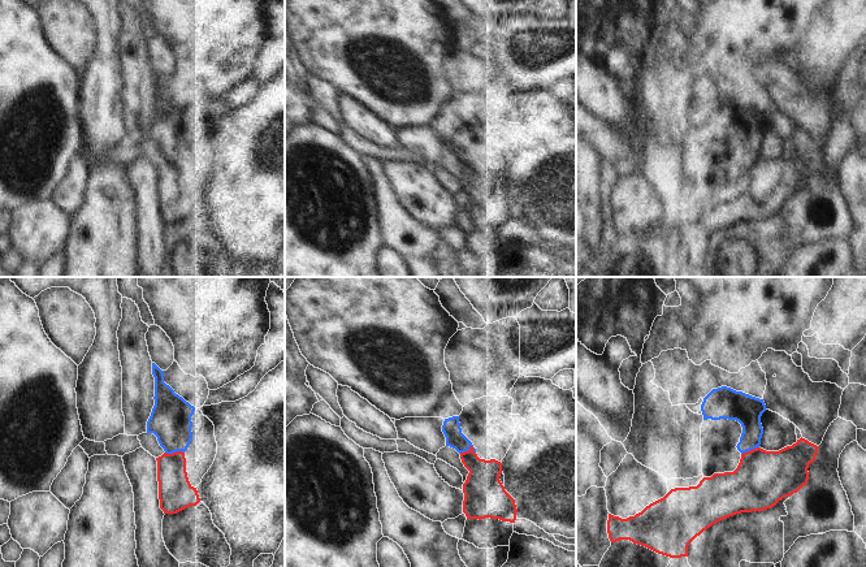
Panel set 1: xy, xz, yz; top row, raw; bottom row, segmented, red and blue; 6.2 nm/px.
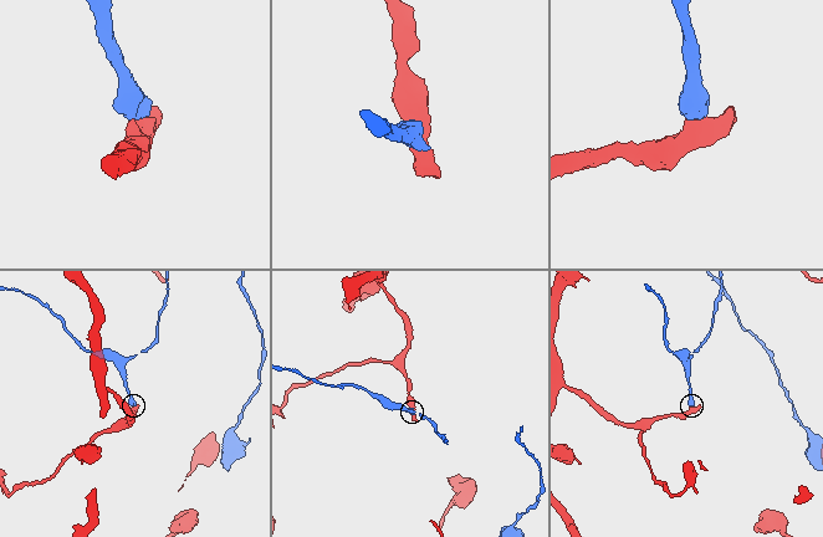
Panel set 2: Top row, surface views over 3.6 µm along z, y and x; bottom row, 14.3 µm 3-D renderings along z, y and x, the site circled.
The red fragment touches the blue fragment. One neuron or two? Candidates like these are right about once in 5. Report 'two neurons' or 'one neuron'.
two neurons

